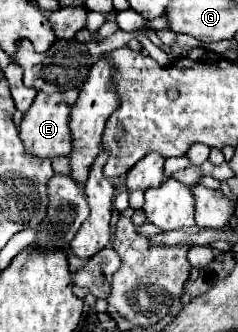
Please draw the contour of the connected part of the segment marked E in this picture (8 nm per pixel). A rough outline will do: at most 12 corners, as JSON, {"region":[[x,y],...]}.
{"region":[[38,93],[18,129],[36,157],[72,151],[70,105]]}

